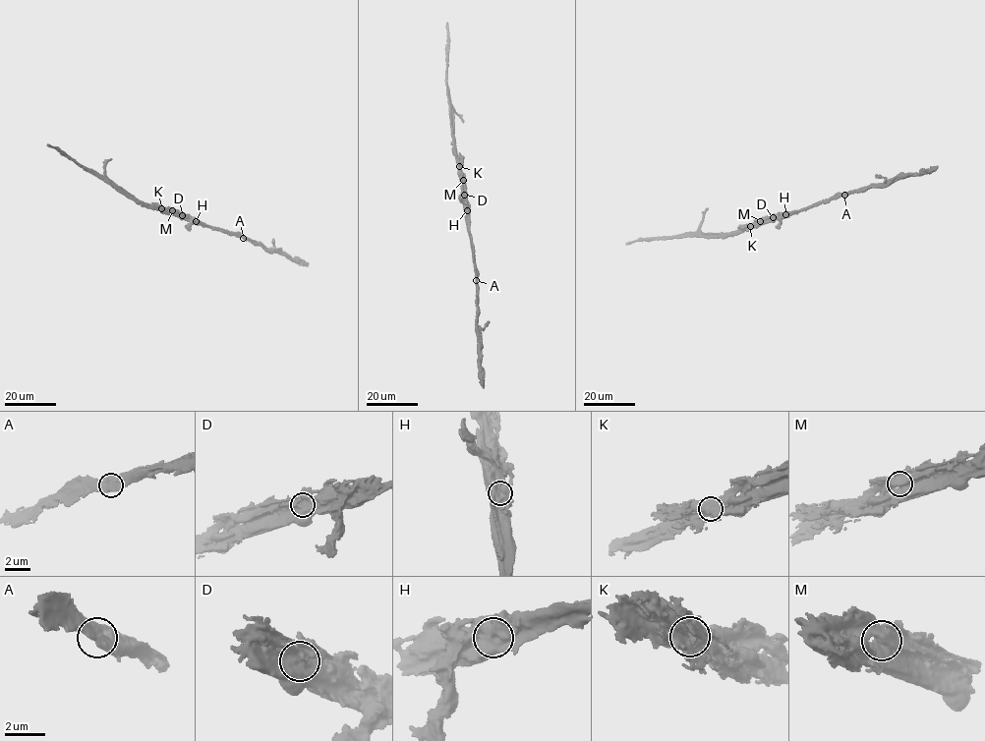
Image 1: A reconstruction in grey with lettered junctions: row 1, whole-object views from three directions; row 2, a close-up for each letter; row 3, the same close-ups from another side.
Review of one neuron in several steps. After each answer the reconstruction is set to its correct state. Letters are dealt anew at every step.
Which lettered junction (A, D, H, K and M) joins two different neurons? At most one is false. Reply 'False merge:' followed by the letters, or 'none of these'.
False merge: none of these

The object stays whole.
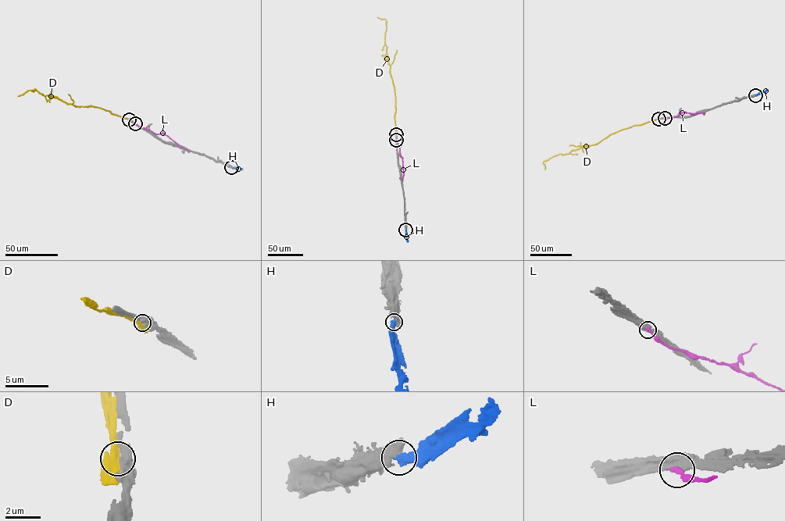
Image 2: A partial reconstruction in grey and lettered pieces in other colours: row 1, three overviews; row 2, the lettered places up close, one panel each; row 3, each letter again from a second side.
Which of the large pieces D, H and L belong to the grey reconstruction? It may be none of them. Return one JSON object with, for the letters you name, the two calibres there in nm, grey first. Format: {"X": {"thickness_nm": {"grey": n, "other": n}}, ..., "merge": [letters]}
{"H": {"thickness_nm": {"grey": 700, "other": 440}}, "merge": ["H"]}

